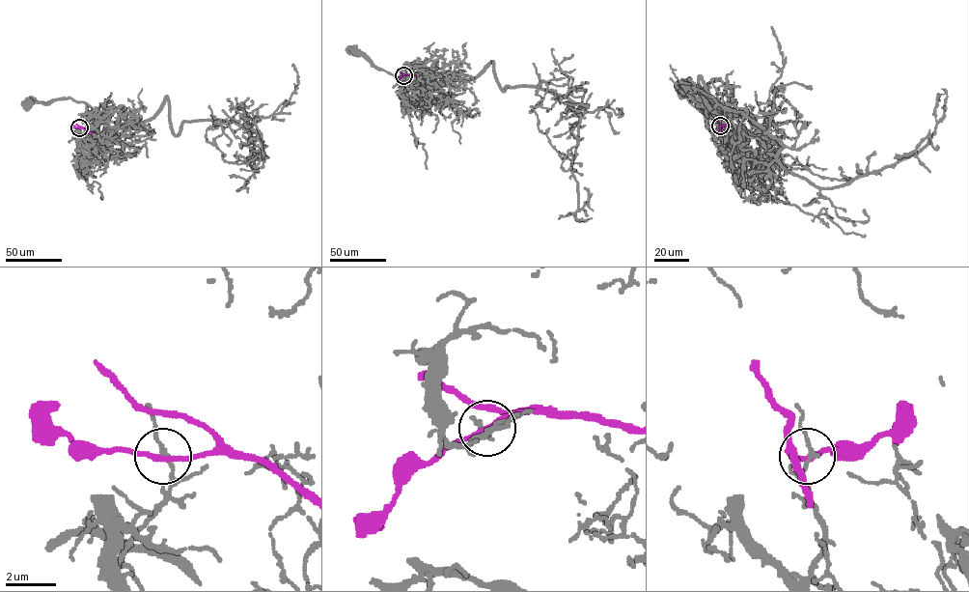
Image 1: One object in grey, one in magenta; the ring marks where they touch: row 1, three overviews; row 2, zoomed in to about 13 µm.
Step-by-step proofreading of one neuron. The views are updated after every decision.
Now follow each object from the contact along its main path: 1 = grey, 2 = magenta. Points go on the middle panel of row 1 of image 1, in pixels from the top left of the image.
1: (403, 75), (403, 81), (410, 84), (428, 83), (436, 77), (409, 83), (377, 69), (362, 54), (352, 52)
2: (403, 75), (416, 74)

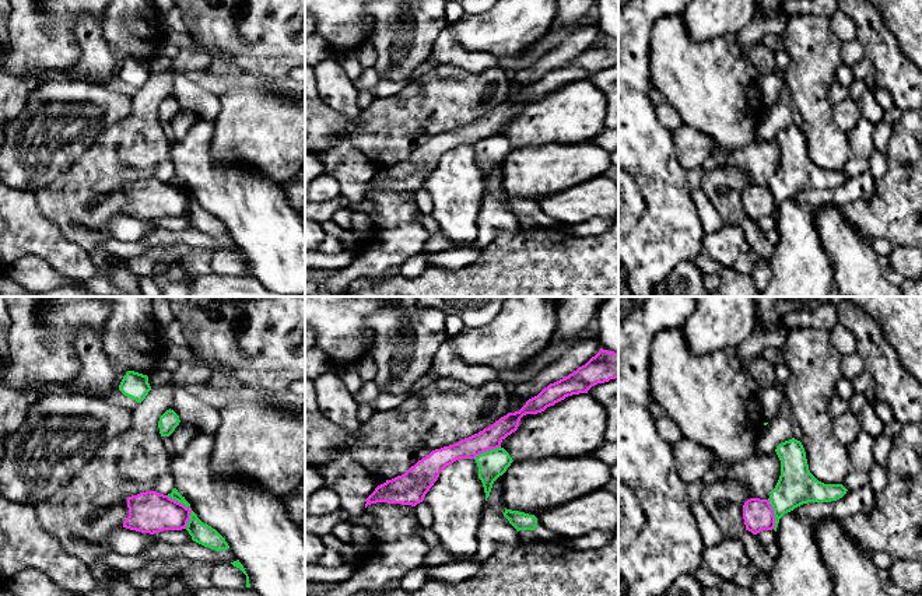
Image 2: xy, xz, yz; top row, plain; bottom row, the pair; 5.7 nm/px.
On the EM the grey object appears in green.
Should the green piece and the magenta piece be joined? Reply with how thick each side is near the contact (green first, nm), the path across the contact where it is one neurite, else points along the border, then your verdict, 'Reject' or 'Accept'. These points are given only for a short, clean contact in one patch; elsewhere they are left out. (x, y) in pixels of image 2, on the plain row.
Thickness 50 nm (green) against 240 nm. Boundary: xy (167, 182), (190, 196), (186, 214). Reject

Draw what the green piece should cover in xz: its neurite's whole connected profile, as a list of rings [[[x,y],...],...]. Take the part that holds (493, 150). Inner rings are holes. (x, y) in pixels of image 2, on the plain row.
[[[504,134],[491,136],[474,144],[478,154],[478,165],[483,169],[485,187],[490,183],[494,168],[502,162],[513,148]]]

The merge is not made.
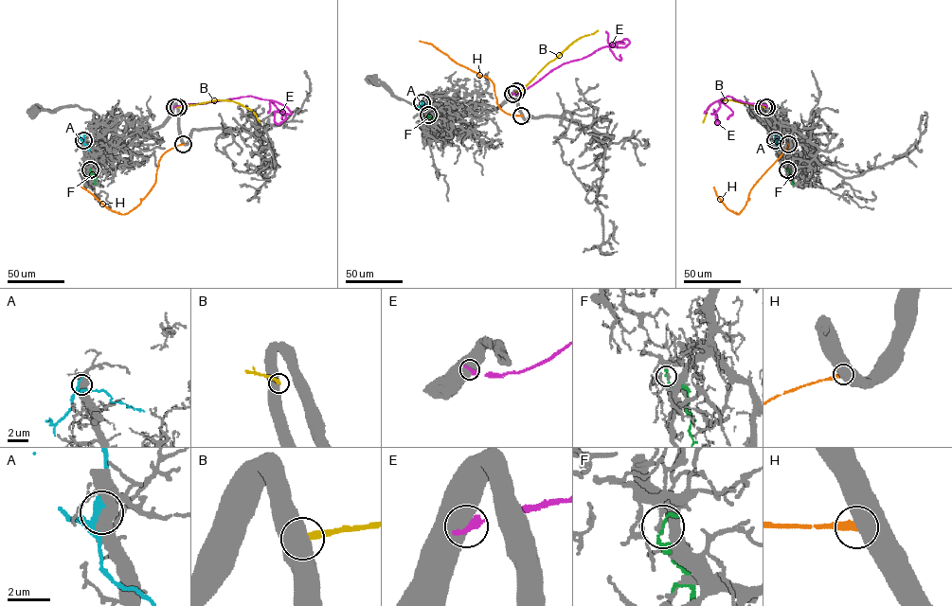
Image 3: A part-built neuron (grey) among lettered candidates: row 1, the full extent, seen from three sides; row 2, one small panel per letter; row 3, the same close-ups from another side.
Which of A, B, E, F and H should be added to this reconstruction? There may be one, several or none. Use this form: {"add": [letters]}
{"add": []}

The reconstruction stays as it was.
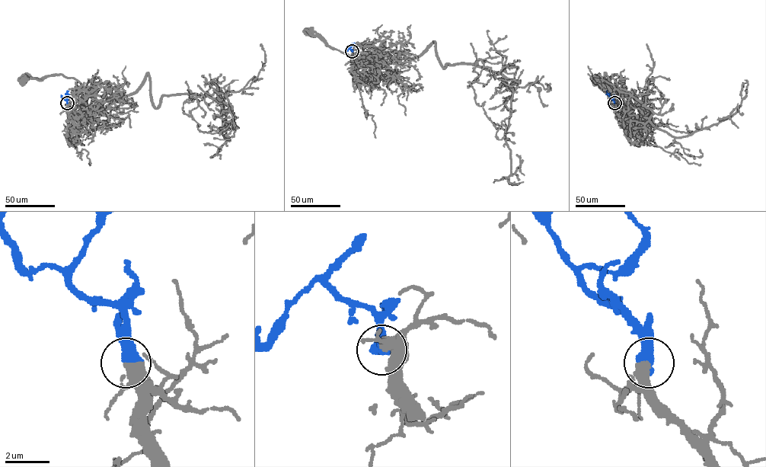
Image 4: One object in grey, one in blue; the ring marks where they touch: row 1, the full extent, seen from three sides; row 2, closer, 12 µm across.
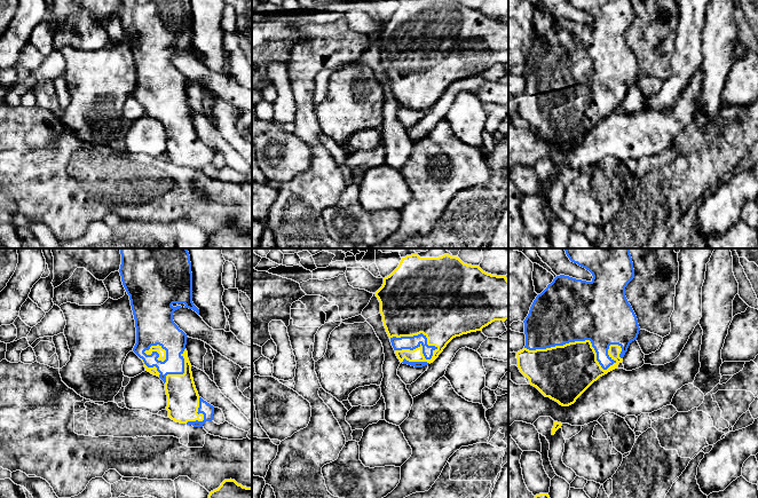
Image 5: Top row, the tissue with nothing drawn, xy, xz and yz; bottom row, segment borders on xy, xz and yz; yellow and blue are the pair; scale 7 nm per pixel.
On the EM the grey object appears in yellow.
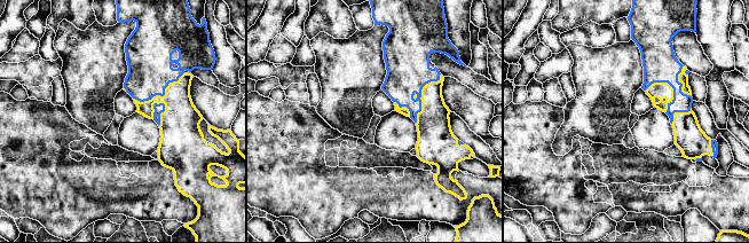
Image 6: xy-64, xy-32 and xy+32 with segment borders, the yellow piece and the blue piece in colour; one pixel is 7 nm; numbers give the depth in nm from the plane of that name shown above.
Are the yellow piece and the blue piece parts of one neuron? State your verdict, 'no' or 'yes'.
yes

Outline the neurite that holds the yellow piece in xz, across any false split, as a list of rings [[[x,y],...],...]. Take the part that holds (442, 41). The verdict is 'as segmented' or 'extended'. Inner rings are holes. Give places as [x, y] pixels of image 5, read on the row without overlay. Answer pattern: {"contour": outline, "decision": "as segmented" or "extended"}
{"contour": [[[405,0],[402,1],[398,10],[387,21],[384,22],[382,30],[374,37],[380,46],[380,57],[382,60],[384,70],[390,82],[395,97],[401,106],[414,111],[423,111],[433,106],[443,95],[447,88],[456,80],[467,78],[471,76],[482,74],[495,64],[505,65],[508,63],[508,23],[506,19],[491,18],[483,15],[479,9],[464,7],[457,0],[439,0],[439,1],[420,1]]], "decision": "extended"}

